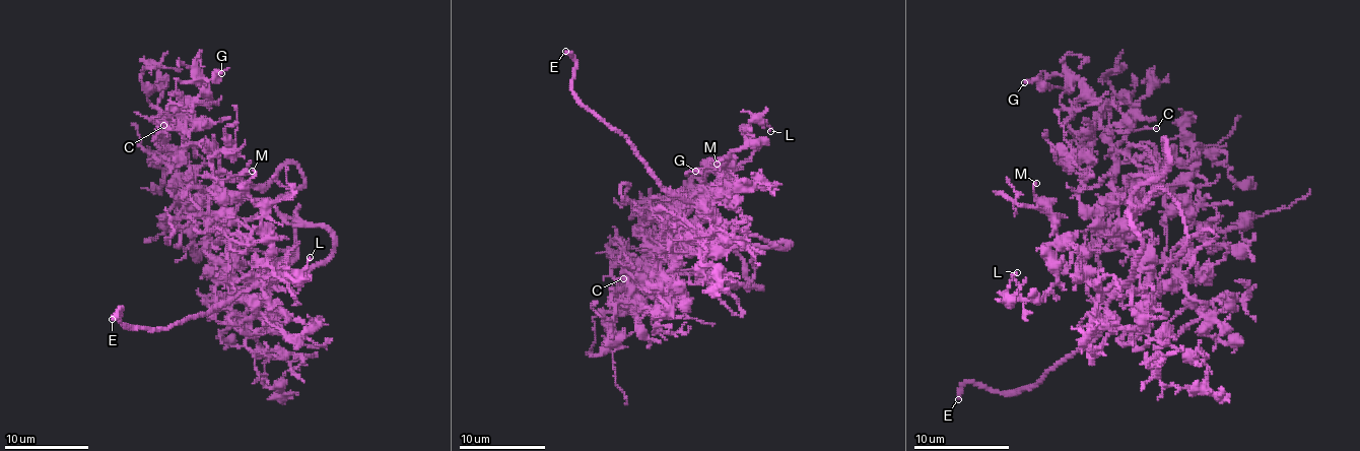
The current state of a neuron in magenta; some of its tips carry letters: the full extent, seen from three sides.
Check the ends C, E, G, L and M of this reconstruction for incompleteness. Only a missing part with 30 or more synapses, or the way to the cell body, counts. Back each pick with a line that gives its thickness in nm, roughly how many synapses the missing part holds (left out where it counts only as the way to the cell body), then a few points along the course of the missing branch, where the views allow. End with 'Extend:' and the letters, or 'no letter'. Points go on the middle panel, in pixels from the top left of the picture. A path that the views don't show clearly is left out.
C: calibre 180 nm; 40 synapses; course (623, 278), (600, 270), (610, 284), (605, 290), (603, 305)
E: calibre 400 nm
Extend: C, E

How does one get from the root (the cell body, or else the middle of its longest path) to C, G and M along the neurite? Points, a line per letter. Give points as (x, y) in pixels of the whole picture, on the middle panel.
C: (669, 238), (692, 249), (709, 269), (682, 274), (679, 265), (644, 237), (650, 258), (613, 255), (623, 278)
G: (669, 238), (709, 269), (682, 274), (631, 216), (695, 171)
M: (669, 238), (651, 201), (689, 199), (705, 179), (688, 174), (709, 159), (723, 175), (711, 170), (717, 164)

